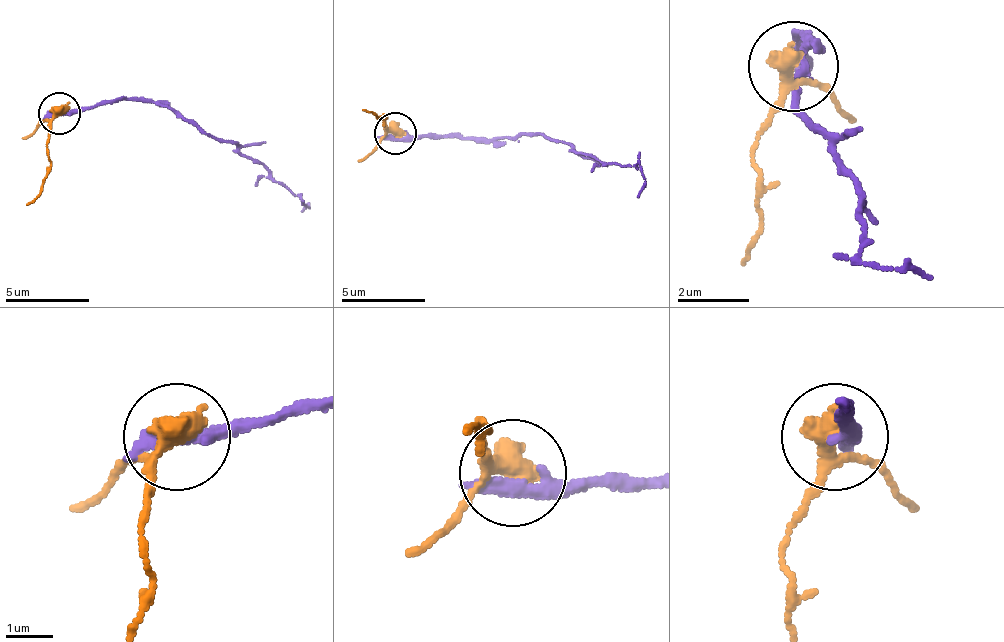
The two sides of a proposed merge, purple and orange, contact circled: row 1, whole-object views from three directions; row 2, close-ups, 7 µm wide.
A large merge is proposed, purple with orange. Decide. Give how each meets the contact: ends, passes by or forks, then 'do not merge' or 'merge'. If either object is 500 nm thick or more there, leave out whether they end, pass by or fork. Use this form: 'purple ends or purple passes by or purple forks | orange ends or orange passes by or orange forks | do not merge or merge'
purple ends | orange passes by | do not merge

